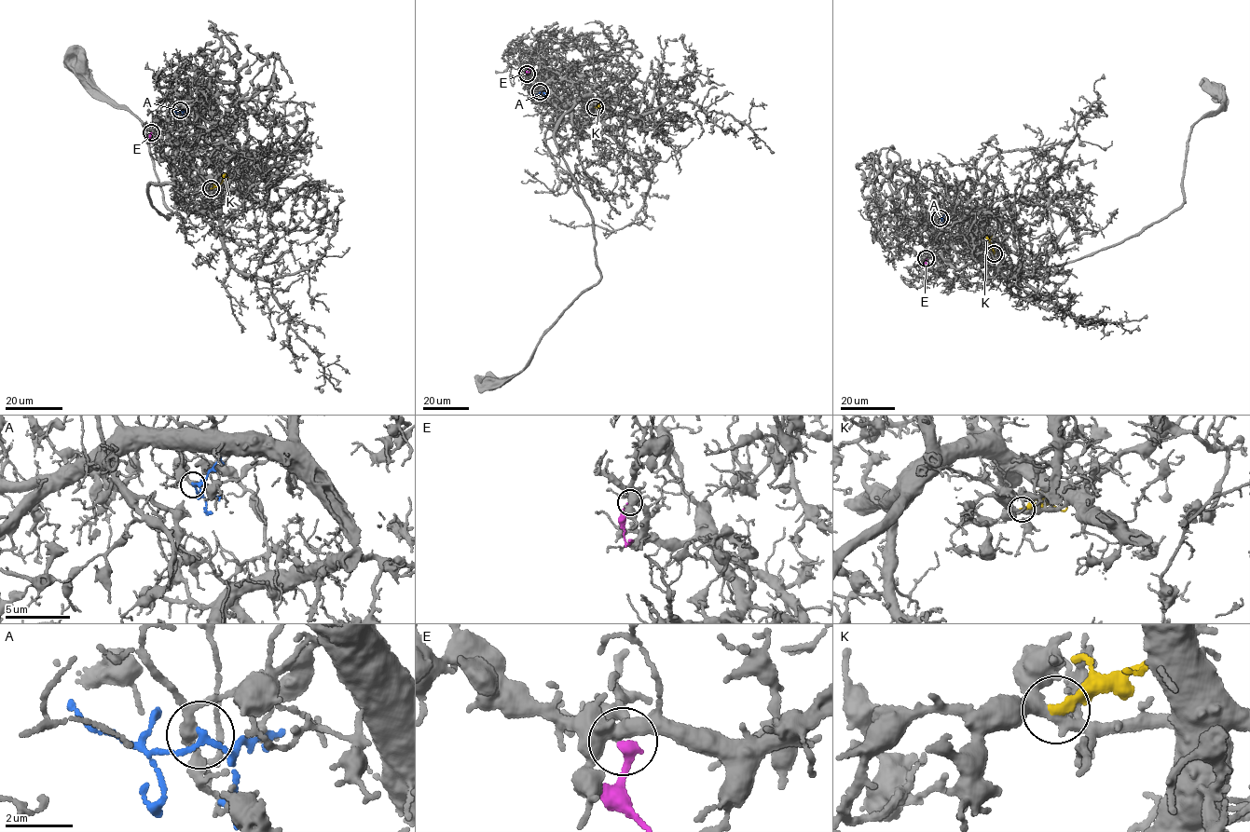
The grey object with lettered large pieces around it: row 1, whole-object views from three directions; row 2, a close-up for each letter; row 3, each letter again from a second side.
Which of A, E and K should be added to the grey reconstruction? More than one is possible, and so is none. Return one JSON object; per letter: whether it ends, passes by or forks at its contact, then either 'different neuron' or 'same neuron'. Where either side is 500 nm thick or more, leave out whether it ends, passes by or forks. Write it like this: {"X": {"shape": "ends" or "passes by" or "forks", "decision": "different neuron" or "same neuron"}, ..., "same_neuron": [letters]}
{"A": {"shape": "passes by", "decision": "different neuron"}, "E": {"shape": "ends", "decision": "same neuron"}, "K": {"shape": "ends", "decision": "different neuron"}, "same_neuron": ["E"]}

